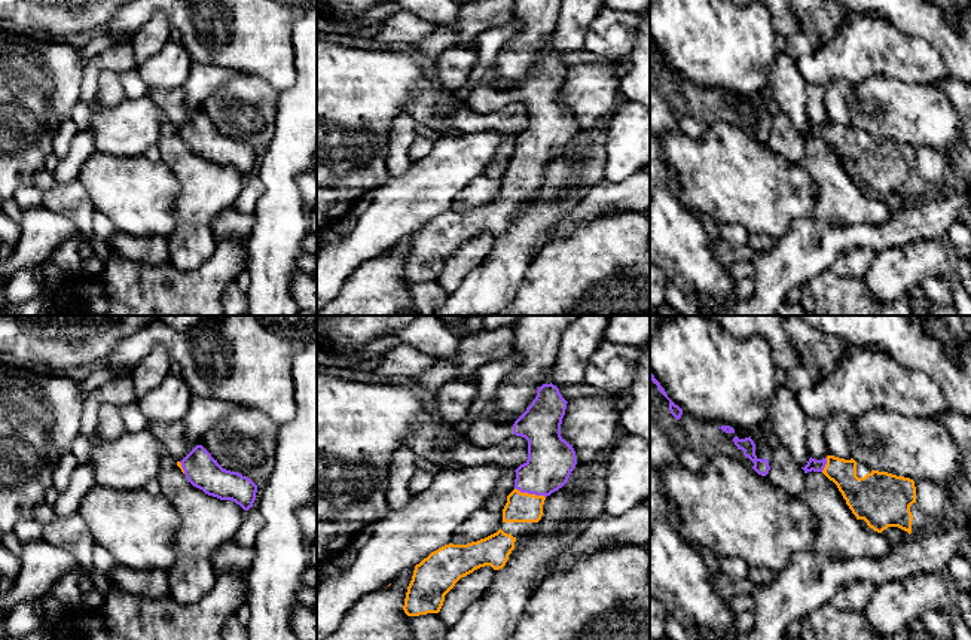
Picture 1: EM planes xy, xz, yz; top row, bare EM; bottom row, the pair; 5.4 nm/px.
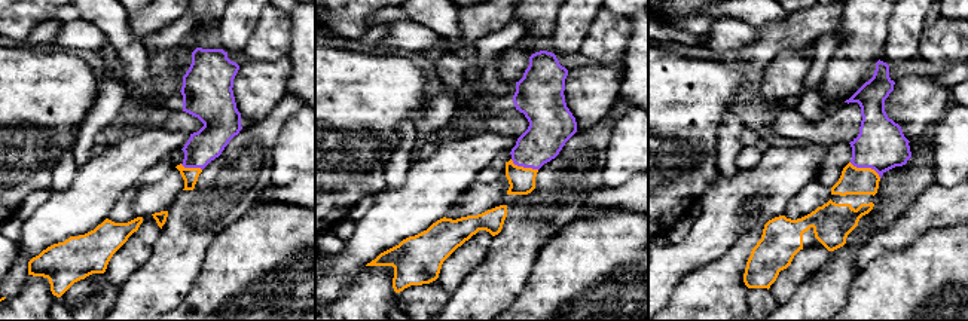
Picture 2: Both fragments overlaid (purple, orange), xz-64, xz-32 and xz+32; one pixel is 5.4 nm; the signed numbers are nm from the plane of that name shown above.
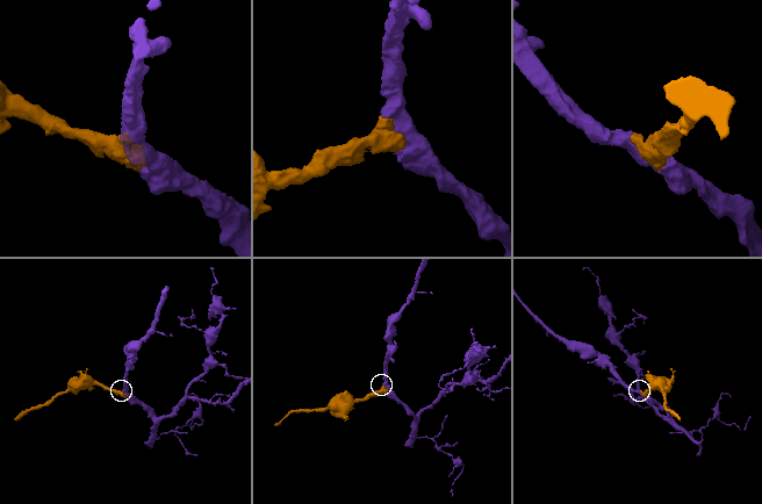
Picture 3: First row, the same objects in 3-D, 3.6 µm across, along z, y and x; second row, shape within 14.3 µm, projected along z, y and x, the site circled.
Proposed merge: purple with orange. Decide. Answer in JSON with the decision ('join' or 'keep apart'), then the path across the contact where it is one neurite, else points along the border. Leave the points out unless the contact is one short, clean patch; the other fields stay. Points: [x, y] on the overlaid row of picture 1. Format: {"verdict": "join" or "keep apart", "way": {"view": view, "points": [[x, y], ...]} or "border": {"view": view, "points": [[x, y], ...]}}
{"verdict": "join"}

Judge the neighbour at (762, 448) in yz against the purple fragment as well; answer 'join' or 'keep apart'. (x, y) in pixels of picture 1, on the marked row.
join

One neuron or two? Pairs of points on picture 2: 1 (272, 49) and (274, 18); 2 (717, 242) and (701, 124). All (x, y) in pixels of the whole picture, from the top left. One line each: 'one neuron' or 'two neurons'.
1: one neuron
2: two neurons

